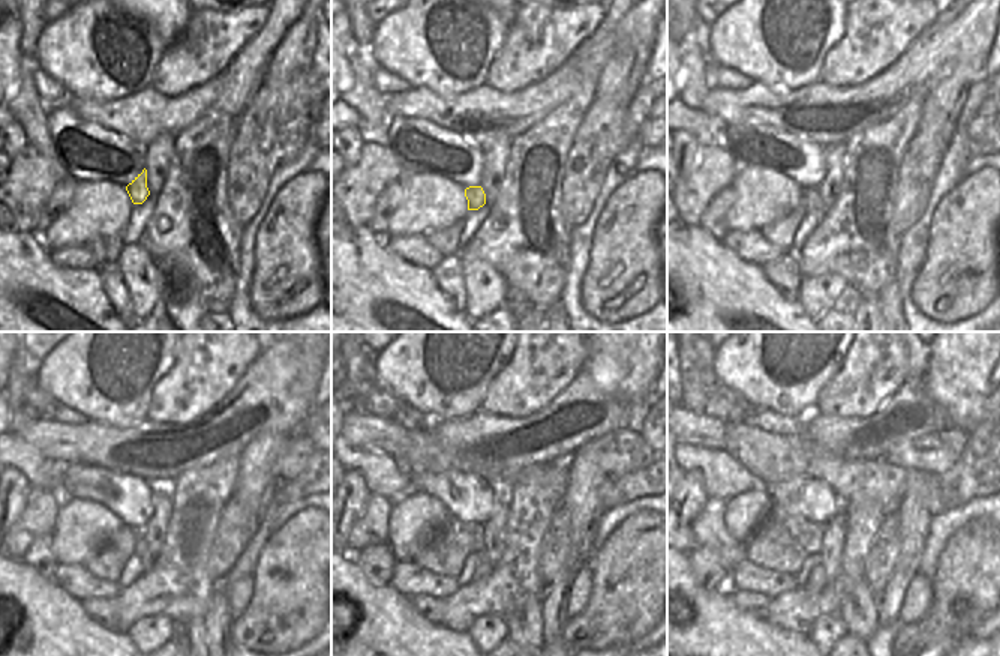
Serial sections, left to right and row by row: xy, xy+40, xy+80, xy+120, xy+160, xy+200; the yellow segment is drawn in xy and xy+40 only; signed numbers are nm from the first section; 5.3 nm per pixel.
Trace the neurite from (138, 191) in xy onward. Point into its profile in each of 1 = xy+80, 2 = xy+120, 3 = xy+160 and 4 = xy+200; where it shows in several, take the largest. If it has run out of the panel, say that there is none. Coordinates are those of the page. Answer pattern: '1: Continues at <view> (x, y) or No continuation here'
1: Continues at xy+80 (810, 197)
2: Continues at xy+120 (140, 545)
3: Continues at xy+160 (483, 566)
4: Continues at xy+200 (816, 581).

